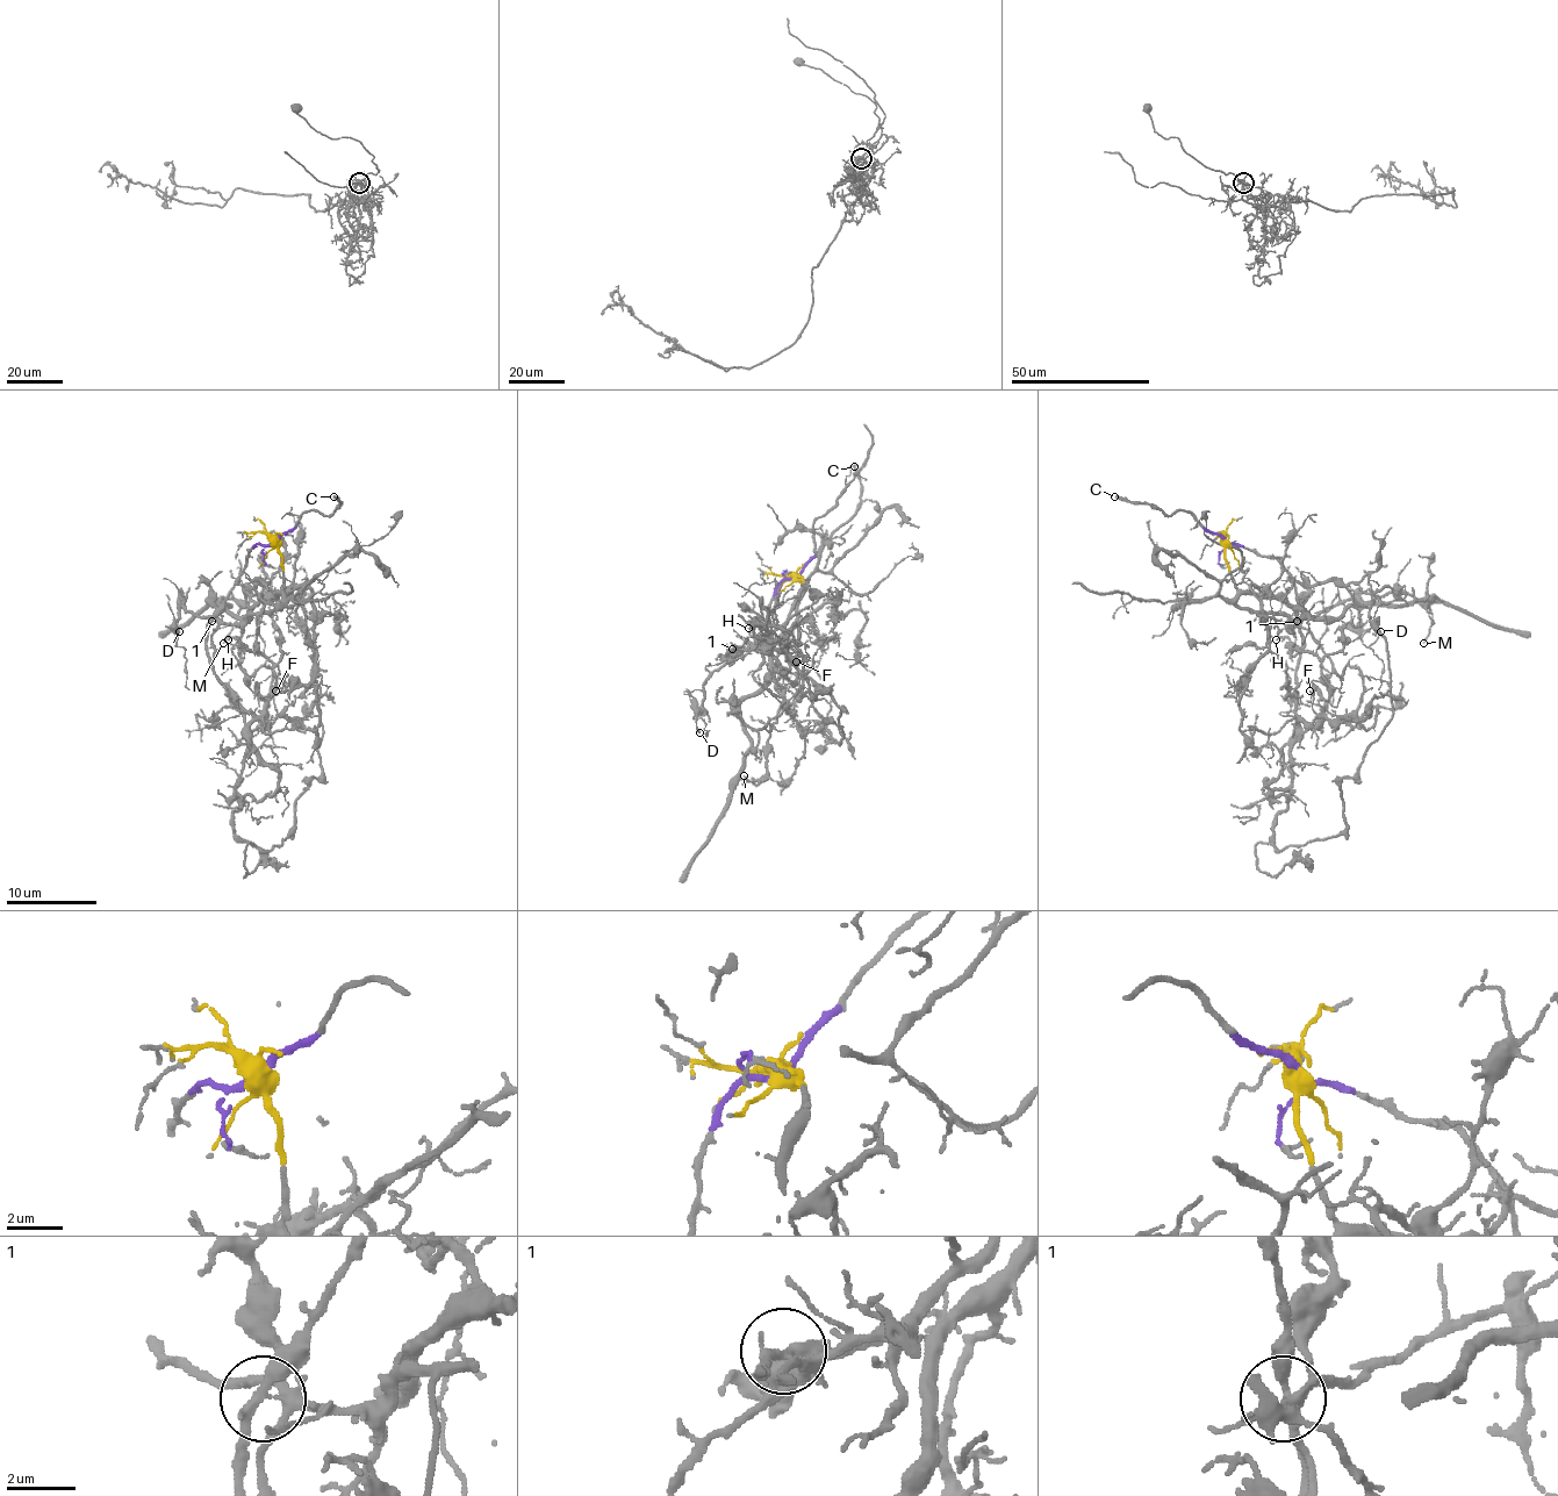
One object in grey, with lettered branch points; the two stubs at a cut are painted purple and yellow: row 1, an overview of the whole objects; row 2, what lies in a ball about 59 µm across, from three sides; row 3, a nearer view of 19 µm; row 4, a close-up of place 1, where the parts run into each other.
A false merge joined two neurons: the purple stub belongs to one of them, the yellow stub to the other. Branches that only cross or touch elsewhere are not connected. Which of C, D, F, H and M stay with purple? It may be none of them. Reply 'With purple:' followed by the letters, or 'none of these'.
With purple: C, F, H

